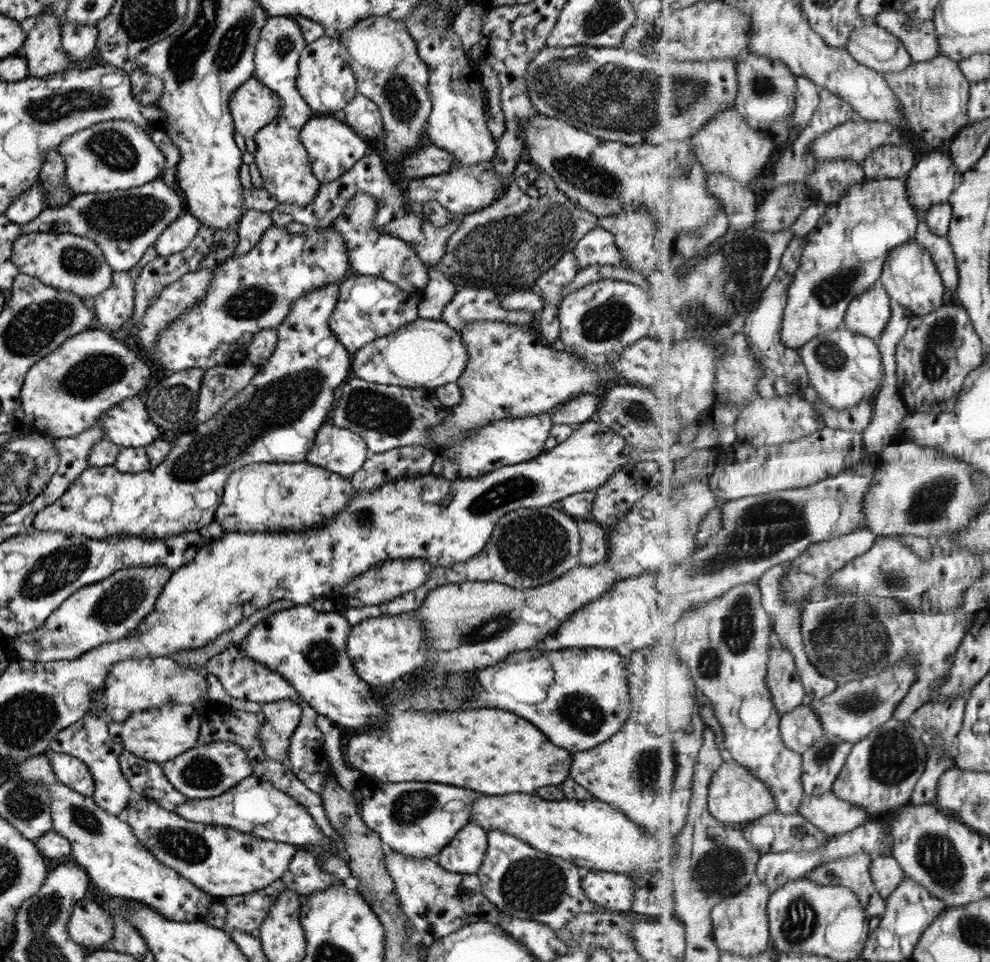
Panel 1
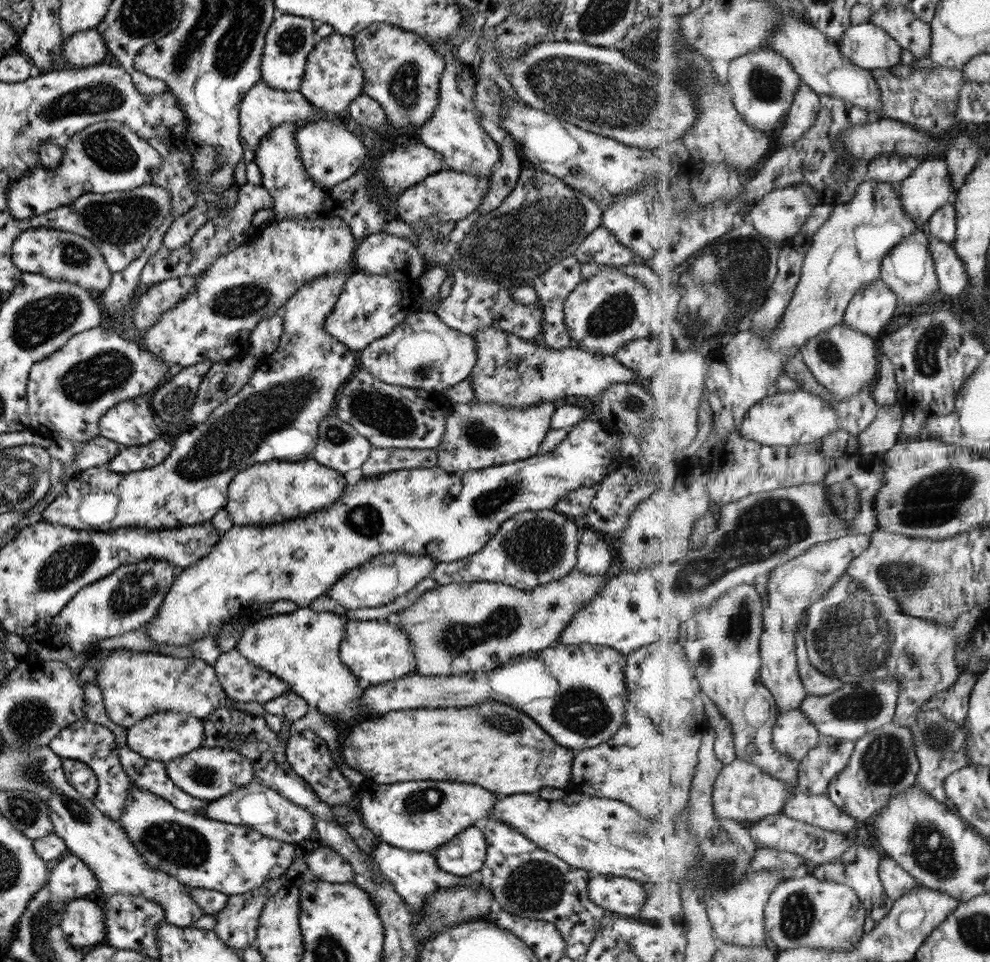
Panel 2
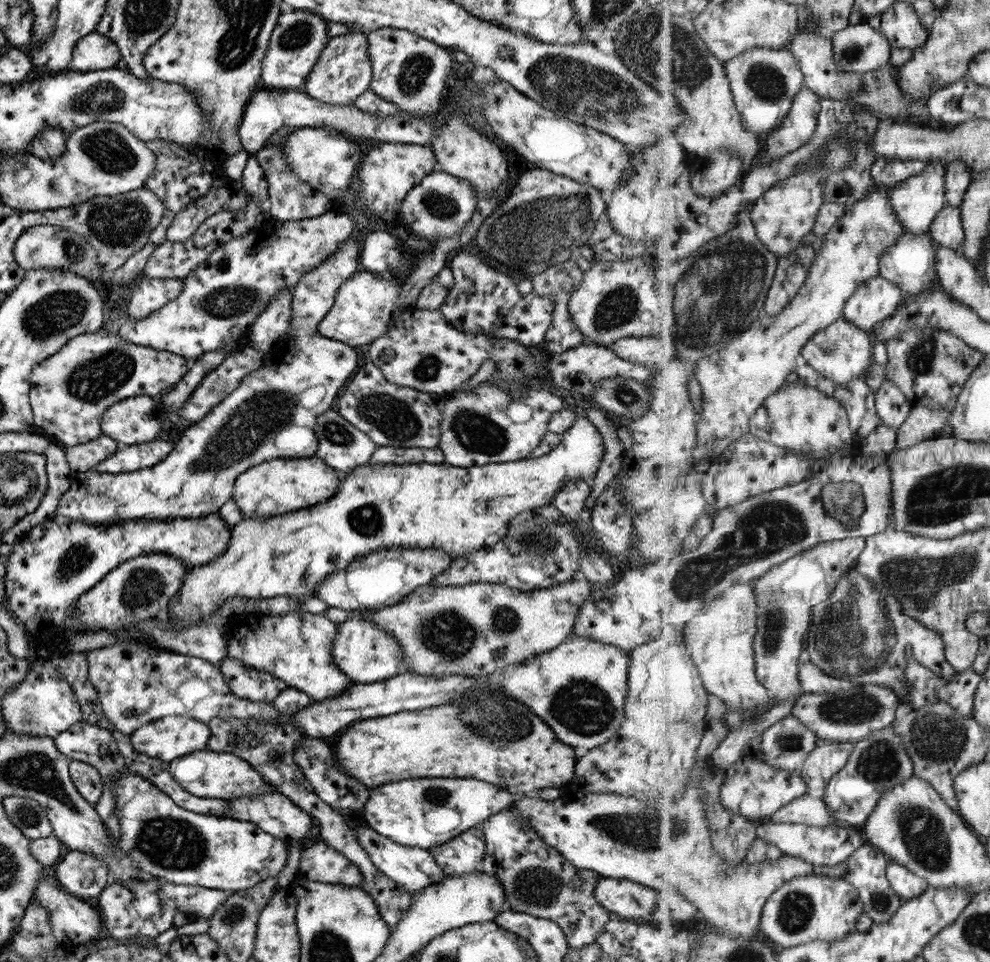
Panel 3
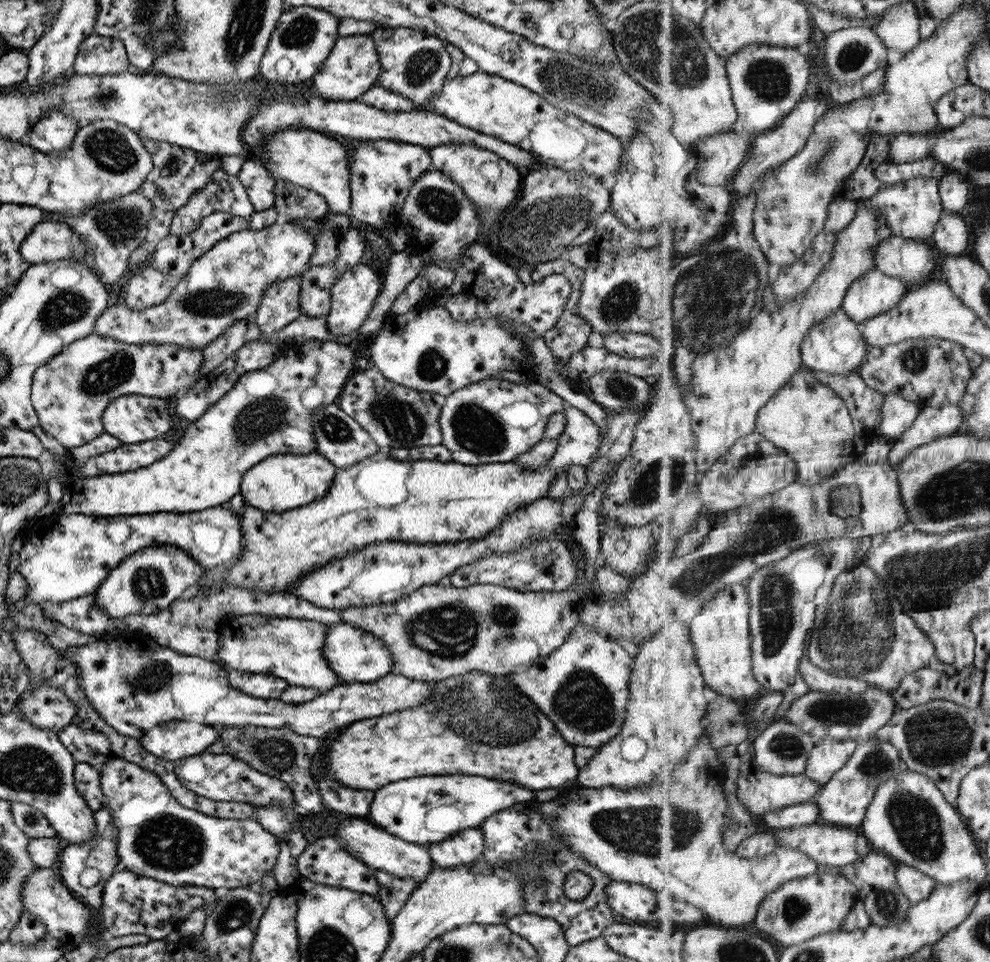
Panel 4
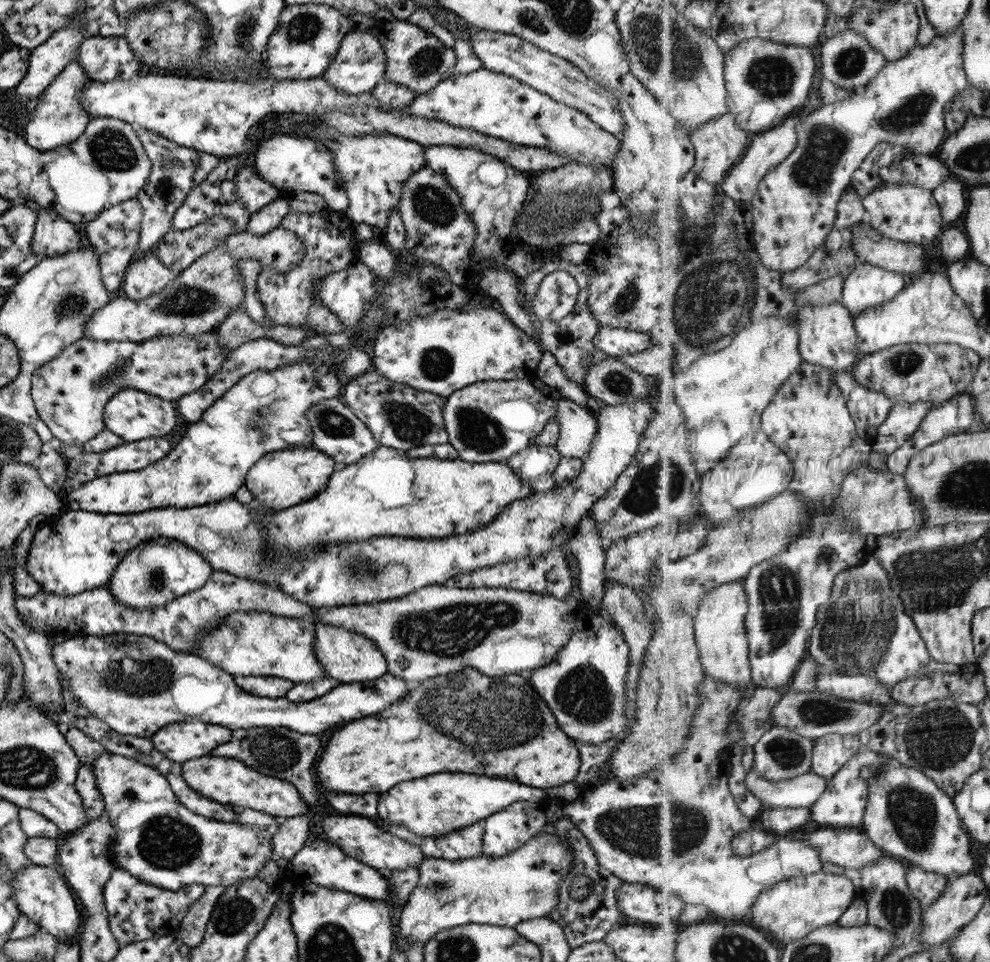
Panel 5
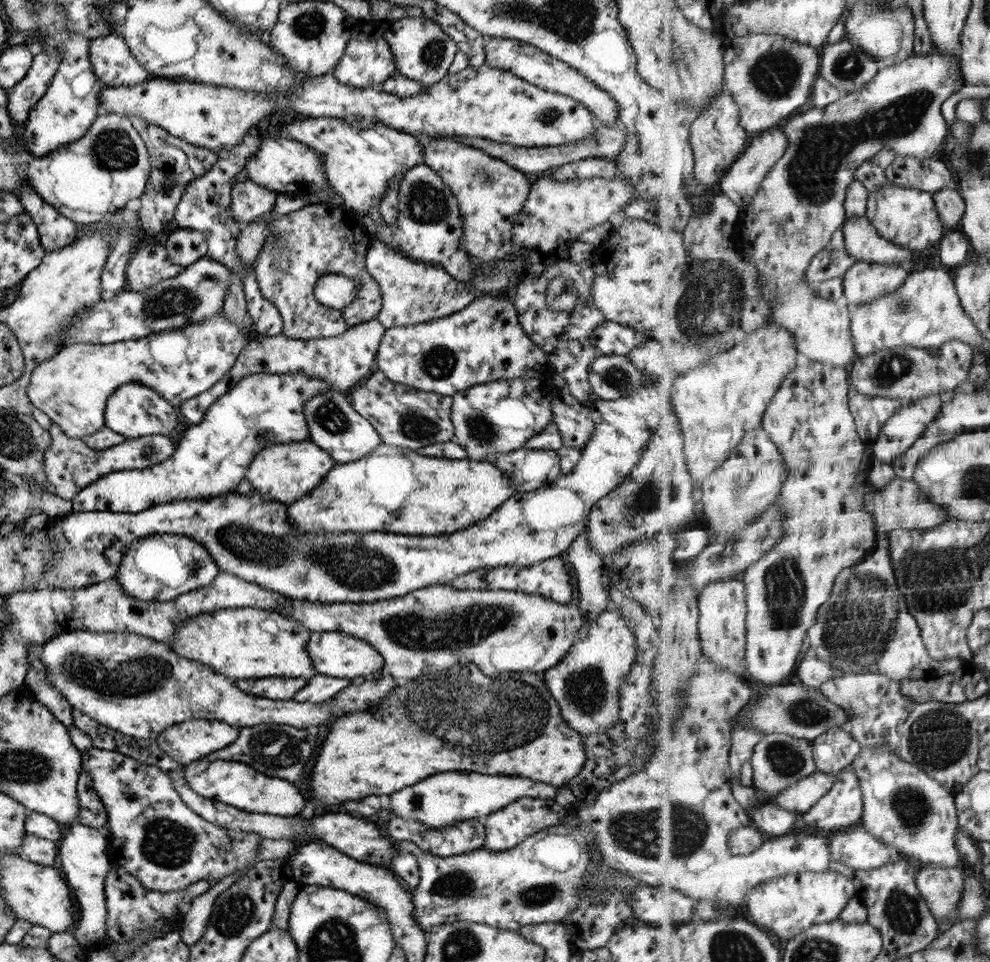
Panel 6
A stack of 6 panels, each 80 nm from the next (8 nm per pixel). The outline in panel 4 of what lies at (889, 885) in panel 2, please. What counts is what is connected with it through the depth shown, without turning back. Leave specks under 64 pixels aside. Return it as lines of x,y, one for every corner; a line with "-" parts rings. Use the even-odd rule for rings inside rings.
897,863
896,877
901,890
909,897
913,905
927,898
939,885
939,882
924,872
905,863

